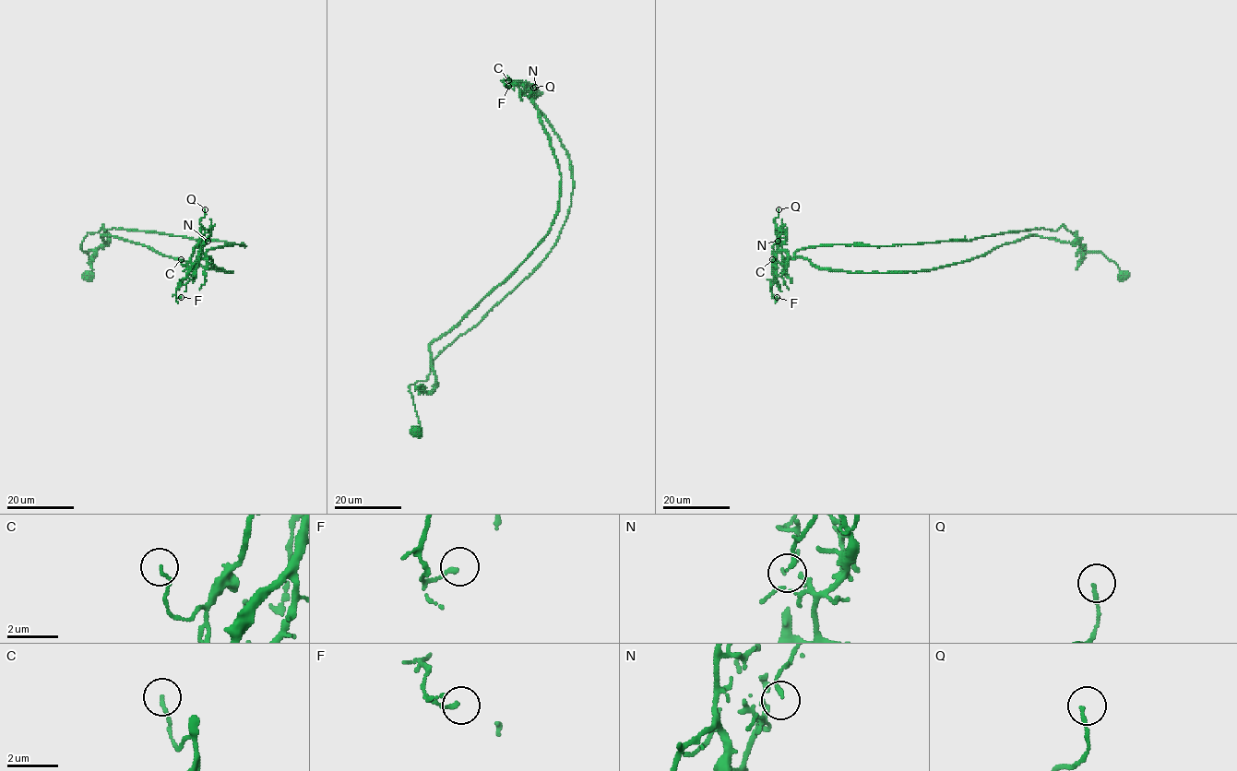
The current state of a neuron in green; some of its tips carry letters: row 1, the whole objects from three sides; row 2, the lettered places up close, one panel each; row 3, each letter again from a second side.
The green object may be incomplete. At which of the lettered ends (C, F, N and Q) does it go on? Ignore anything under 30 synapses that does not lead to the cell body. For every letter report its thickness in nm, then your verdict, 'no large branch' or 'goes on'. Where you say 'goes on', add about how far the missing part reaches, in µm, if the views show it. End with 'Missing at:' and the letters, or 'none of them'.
C: calibre 100 nm; no large branch
F: calibre 150 nm; no large branch
N: calibre 150 nm; no large branch
Q: calibre 130 nm; no large branch
Missing at: none of them

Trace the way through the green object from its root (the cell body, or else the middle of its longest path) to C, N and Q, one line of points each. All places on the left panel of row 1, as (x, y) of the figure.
C: (88, 274), (80, 243), (102, 225), (245, 246), (205, 258), (198, 243), (181, 259)
N: (88, 274), (91, 261), (80, 243), (102, 225), (245, 246), (209, 249), (205, 258), (208, 241)
Q: (88, 274), (91, 261), (80, 243), (102, 225), (245, 246), (209, 249), (205, 258), (199, 243), (205, 209)

